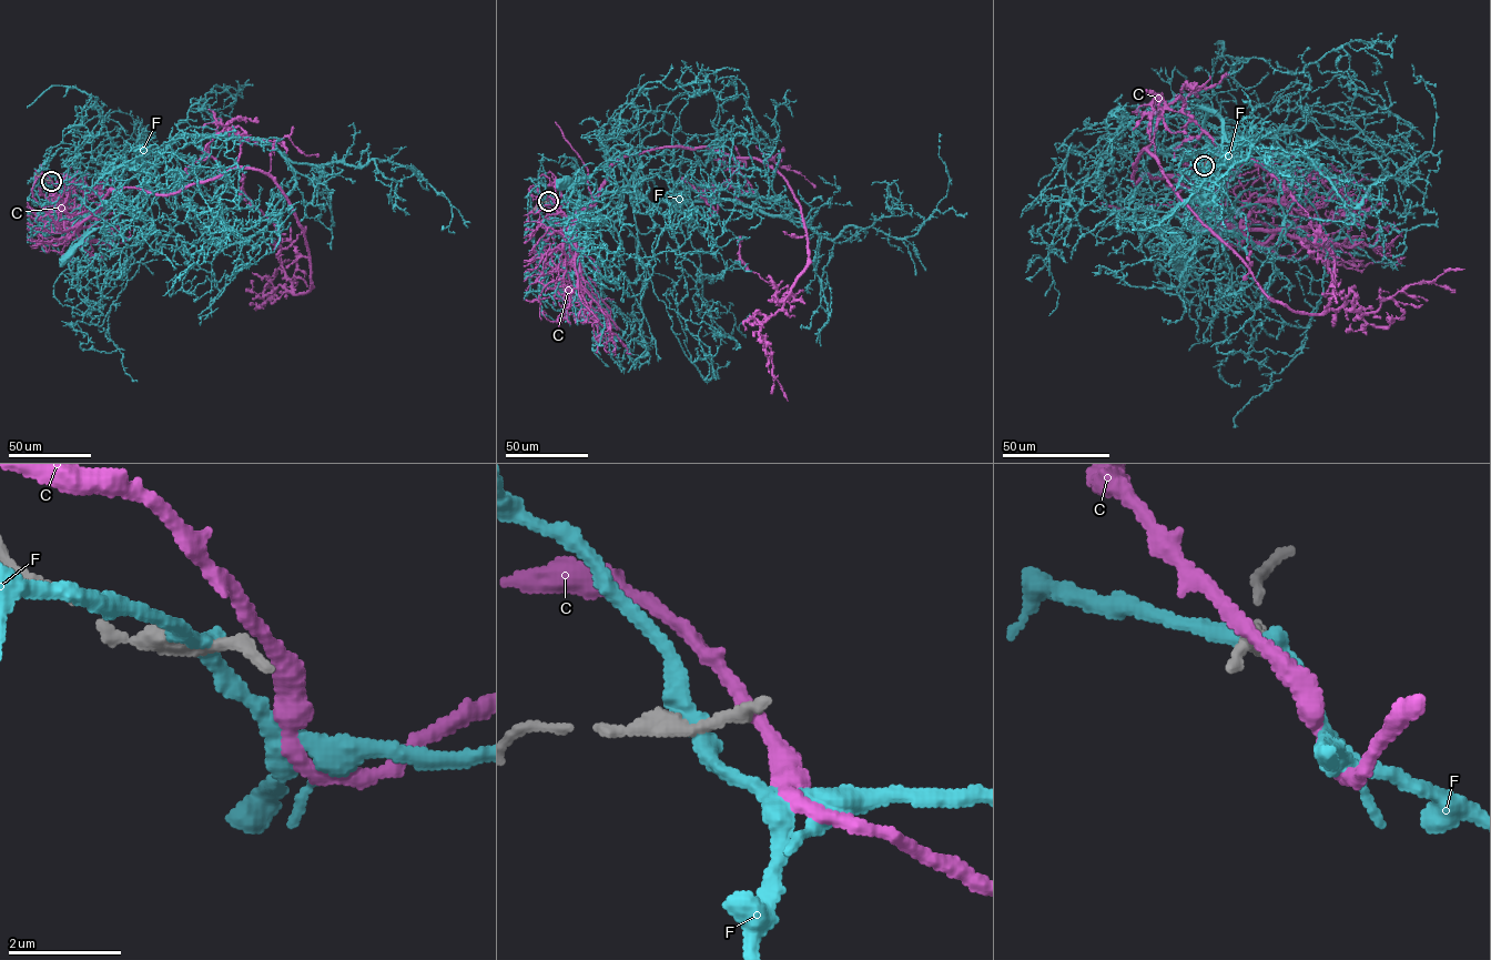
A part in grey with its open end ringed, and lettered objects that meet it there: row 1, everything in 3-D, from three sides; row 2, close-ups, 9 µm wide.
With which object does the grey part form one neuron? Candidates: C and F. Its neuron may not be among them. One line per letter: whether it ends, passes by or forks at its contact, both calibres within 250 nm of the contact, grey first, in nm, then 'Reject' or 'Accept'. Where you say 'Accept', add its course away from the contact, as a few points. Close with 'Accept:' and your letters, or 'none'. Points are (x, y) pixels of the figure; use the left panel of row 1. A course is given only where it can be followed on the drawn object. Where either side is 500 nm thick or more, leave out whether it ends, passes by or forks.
C: It passes by. Thickness 260 nm (grey) against 260 nm. Reject
F: It passes by. Thickness 300 nm (grey) against 340 nm. Reject
Accept: none

